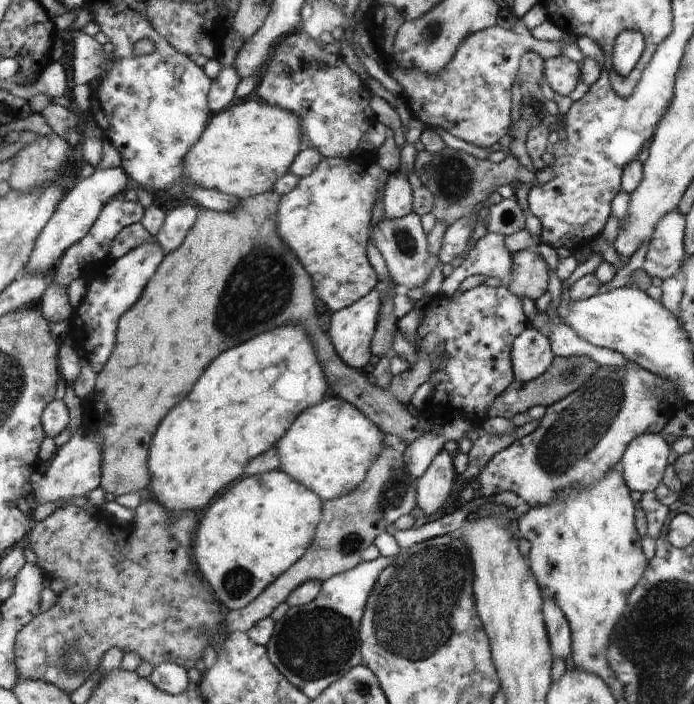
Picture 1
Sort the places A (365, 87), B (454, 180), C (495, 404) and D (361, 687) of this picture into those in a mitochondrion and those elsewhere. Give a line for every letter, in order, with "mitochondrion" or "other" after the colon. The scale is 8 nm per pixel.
A: other
B: mitochondrion
C: other
D: mitochondrion

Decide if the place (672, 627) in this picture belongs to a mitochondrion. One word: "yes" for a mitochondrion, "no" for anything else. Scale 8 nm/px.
yes

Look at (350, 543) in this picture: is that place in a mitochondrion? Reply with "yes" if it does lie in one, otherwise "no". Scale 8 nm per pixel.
yes

